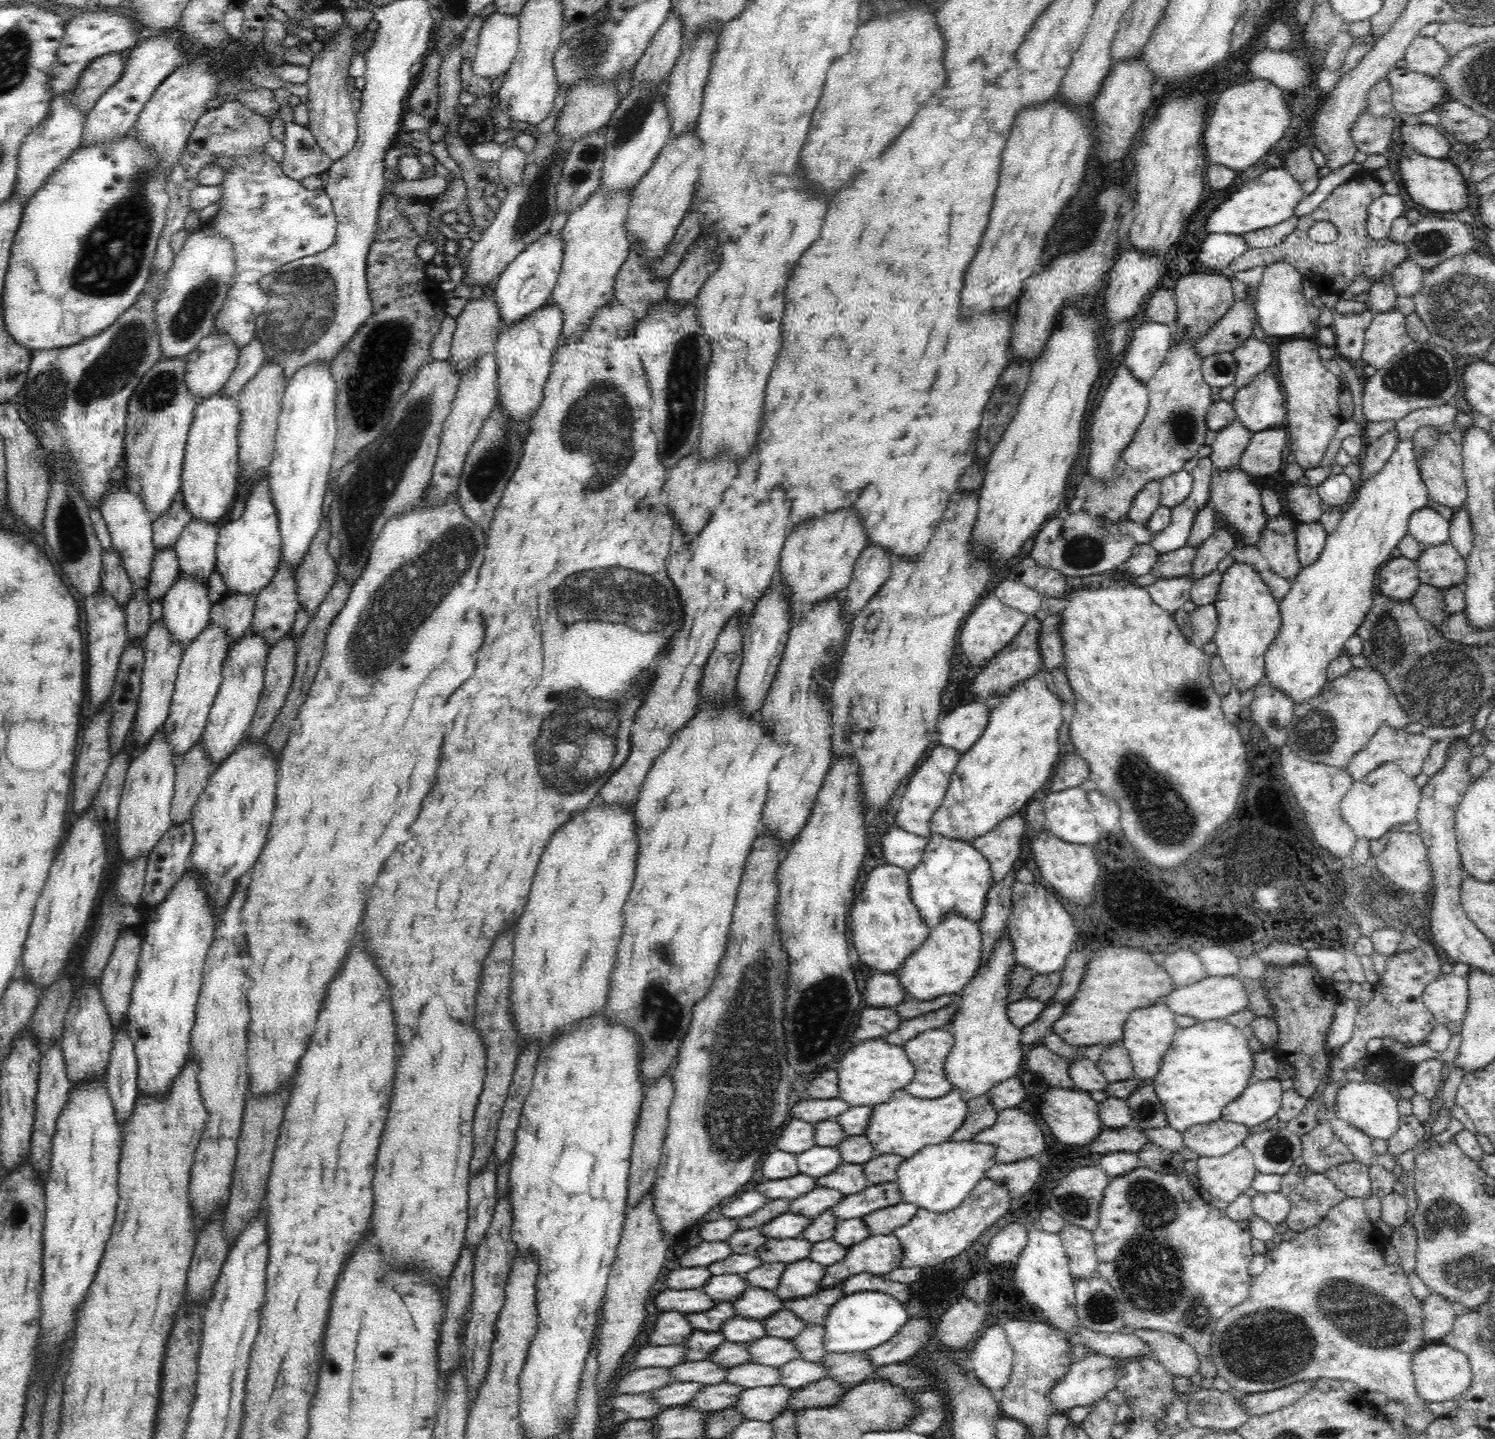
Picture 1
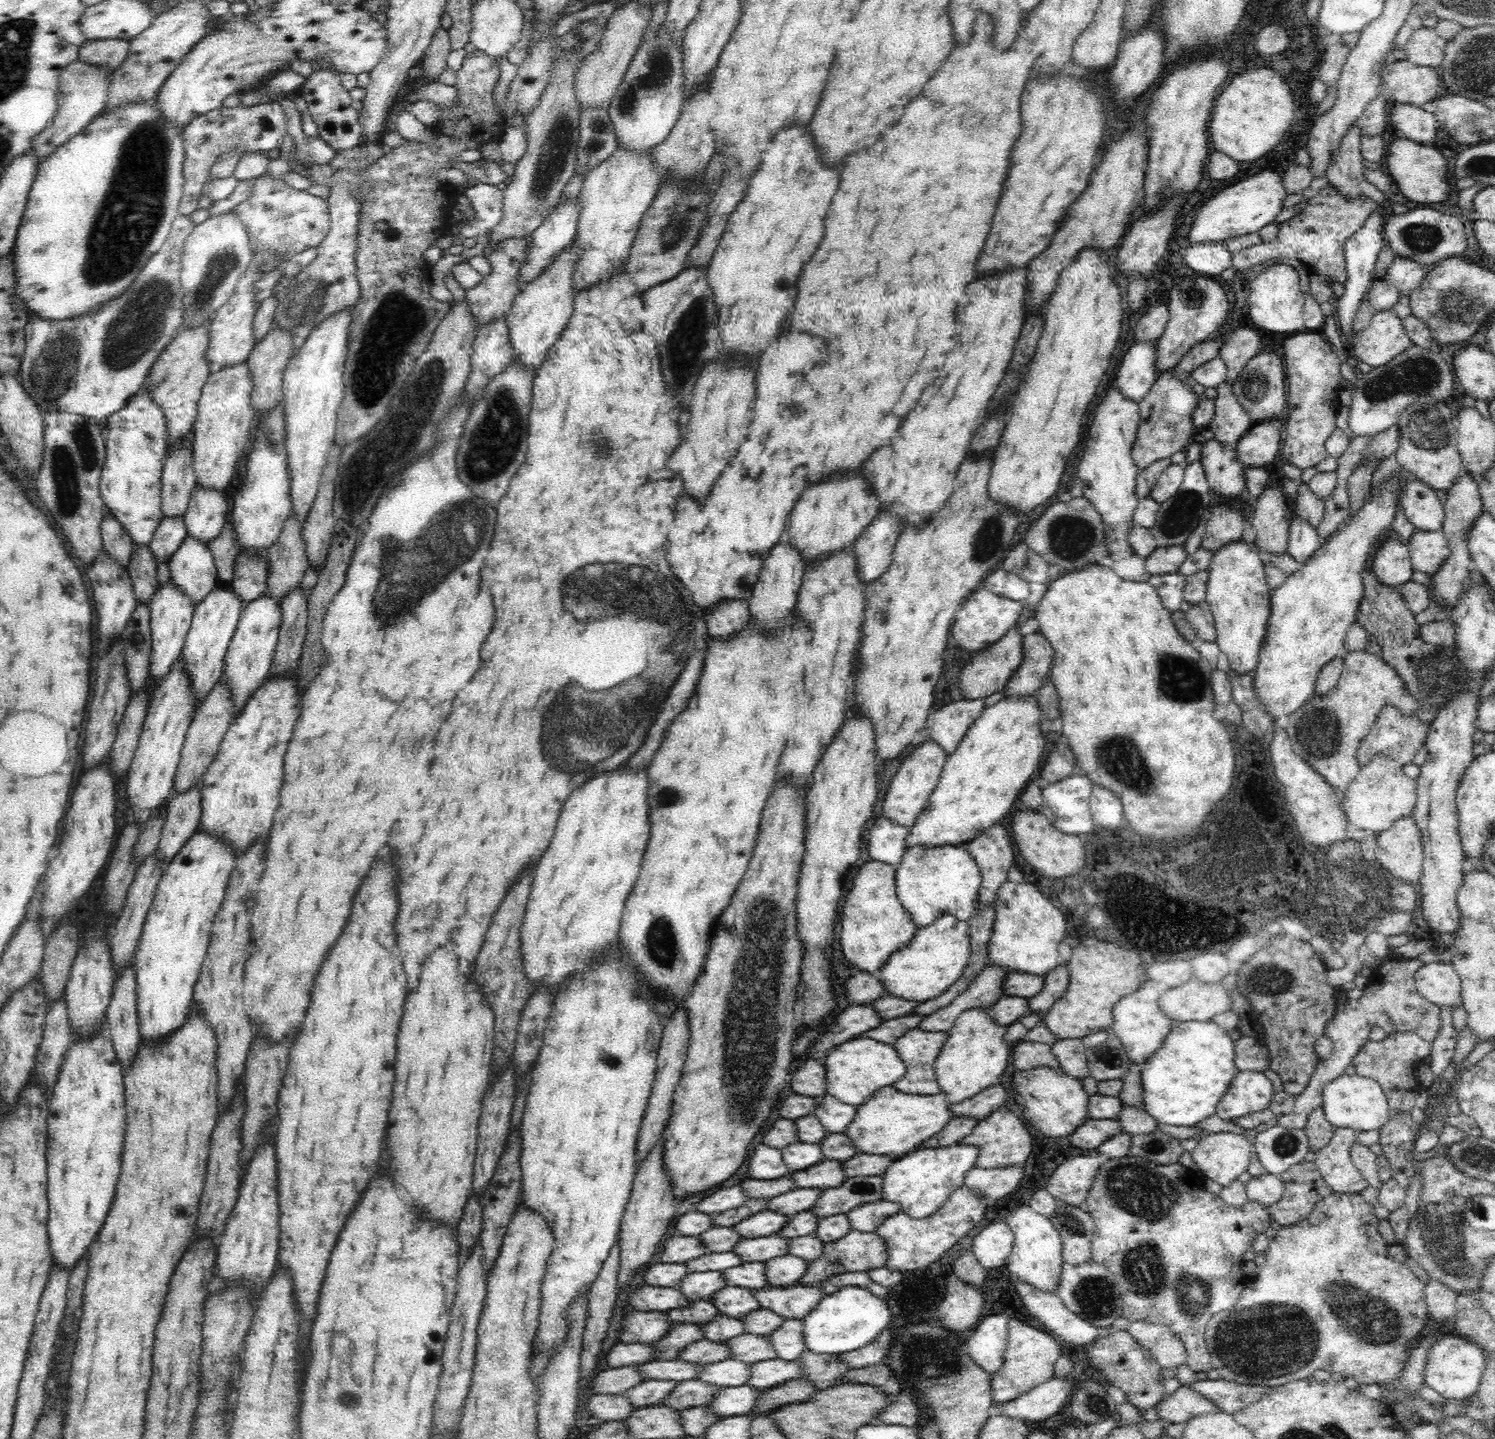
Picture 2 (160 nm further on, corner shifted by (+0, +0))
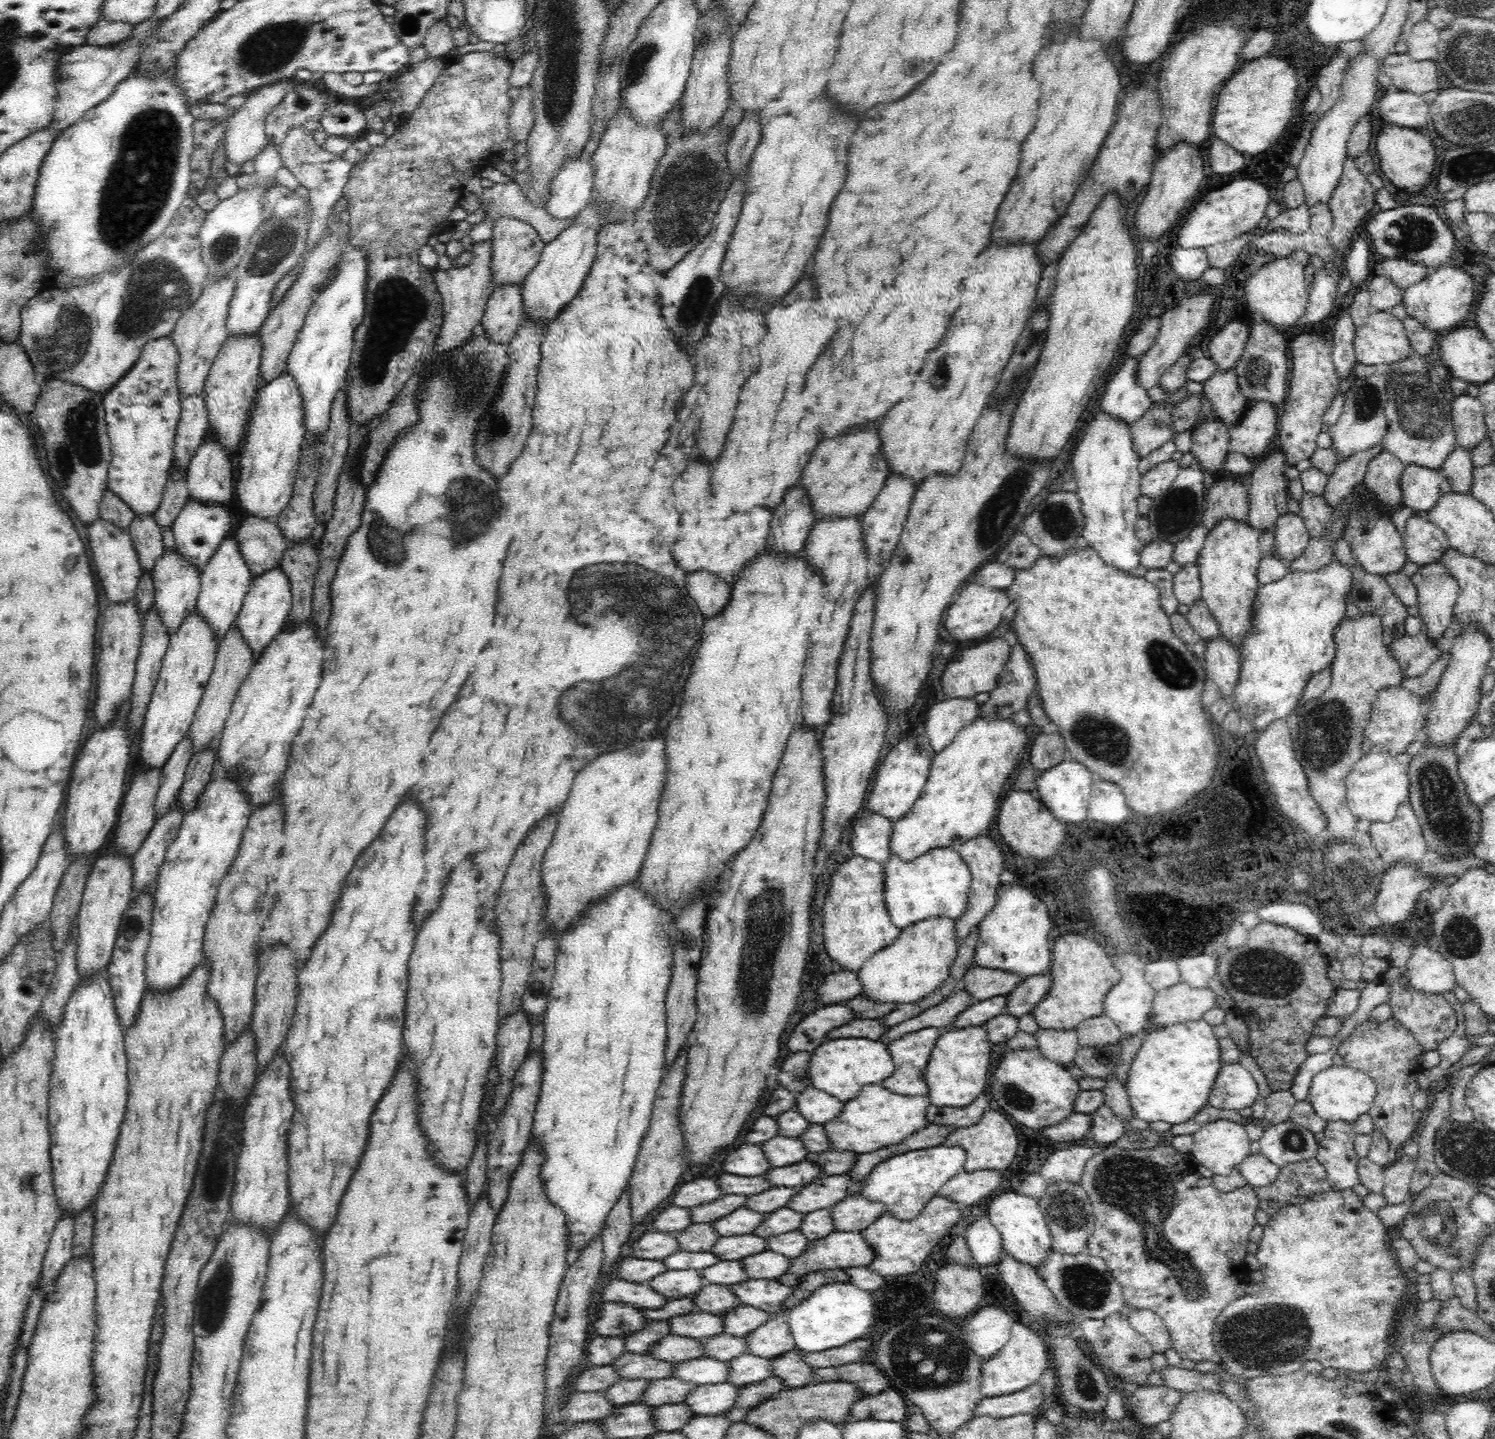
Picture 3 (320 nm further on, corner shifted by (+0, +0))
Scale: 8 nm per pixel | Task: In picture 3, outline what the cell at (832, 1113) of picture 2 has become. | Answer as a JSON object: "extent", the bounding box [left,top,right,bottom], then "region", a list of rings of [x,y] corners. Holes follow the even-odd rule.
{"extent":[795,1086,844,1124],"region":[[[810,1086],[795,1096],[795,1109],[810,1123],[823,1124],[838,1118],[844,1103],[823,1090]]]}

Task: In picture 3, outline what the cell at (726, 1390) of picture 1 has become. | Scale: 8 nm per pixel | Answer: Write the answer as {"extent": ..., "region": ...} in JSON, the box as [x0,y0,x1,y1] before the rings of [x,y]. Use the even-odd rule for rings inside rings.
{"extent":[639,1377,694,1407],"region":[[[674,1377],[651,1380],[646,1390],[640,1395],[639,1402],[651,1407],[684,1403],[694,1387],[693,1383]]]}

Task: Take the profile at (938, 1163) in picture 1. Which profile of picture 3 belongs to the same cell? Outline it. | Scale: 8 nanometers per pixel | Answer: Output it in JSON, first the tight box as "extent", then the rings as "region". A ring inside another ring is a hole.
{"extent":[859,1145,965,1221],"region":[[[940,1145],[911,1150],[877,1164],[863,1179],[859,1192],[870,1202],[881,1202],[894,1218],[907,1221],[916,1218],[948,1180],[963,1172],[964,1161],[965,1150],[957,1146]]]}

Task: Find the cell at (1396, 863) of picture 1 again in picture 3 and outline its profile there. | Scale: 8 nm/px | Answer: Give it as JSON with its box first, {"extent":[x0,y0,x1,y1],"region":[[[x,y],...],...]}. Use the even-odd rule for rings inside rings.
{"extent":[1369,801,1429,866],"region":[[[1408,801],[1400,803],[1392,822],[1373,822],[1369,834],[1373,841],[1373,852],[1388,866],[1402,860],[1417,866],[1429,849]]]}

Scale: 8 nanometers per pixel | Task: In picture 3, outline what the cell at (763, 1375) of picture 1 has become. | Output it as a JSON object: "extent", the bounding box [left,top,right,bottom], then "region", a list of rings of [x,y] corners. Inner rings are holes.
{"extent":[672,1358,729,1385],"region":[[[698,1358],[698,1360],[676,1363],[672,1373],[674,1378],[694,1385],[727,1382],[728,1375],[729,1370],[726,1363],[710,1358]]]}

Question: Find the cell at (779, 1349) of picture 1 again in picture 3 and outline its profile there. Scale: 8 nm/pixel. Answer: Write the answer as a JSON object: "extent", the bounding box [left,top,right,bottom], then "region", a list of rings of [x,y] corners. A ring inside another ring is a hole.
{"extent":[699,1334,750,1362],"region":[[[718,1334],[699,1339],[704,1358],[728,1362],[732,1358],[738,1358],[742,1354],[750,1354],[743,1337],[736,1337],[728,1334]]]}

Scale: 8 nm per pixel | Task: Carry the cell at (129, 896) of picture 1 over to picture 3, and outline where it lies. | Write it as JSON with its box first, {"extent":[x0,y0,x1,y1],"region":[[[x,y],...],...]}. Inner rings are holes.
{"extent":[154,733,192,820],"region":[[[186,733],[174,747],[172,754],[161,770],[162,784],[160,784],[160,790],[158,790],[156,800],[154,800],[155,820],[166,814],[172,801],[176,798],[175,794],[182,788],[185,772],[192,755],[192,739]]]}

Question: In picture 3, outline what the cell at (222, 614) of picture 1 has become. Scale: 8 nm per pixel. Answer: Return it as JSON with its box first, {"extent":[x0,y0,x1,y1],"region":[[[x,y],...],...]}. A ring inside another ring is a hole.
{"extent":[234,515,288,579],"region":[[[248,515],[234,537],[254,579],[272,567],[280,567],[281,556],[288,543],[278,525],[278,518]]]}

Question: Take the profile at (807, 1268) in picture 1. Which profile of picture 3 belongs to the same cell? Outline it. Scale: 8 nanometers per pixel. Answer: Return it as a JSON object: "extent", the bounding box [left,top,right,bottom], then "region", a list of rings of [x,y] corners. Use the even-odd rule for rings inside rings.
{"extent":[739,1249,791,1280],"region":[[[770,1249],[745,1256],[739,1261],[743,1264],[744,1272],[749,1278],[764,1280],[777,1280],[788,1270],[791,1263],[791,1259]]]}

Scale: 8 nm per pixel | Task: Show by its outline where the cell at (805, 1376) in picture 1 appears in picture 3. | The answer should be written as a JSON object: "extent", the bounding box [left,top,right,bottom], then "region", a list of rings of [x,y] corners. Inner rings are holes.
{"extent":[726,1354,774,1387],"region":[[[742,1354],[726,1362],[729,1375],[727,1382],[738,1387],[745,1384],[754,1384],[770,1378],[774,1374],[774,1367],[770,1360],[752,1354]]]}

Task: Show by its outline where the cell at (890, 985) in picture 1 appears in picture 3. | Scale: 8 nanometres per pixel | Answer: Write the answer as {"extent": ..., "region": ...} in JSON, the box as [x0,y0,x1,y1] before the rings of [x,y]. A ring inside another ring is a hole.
{"extent":[816,970,862,1004],"region":[[[842,970],[836,974],[824,976],[824,980],[816,988],[816,1000],[822,1004],[843,1003],[860,996],[862,985],[857,972]]]}

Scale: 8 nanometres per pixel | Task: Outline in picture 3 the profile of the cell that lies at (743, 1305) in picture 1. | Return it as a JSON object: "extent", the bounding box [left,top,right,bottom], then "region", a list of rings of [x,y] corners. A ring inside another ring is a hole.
{"extent":[691,1285,740,1315],"region":[[[704,1285],[691,1299],[701,1312],[710,1312],[714,1315],[724,1315],[728,1310],[740,1306],[740,1300],[732,1293],[728,1285]]]}

